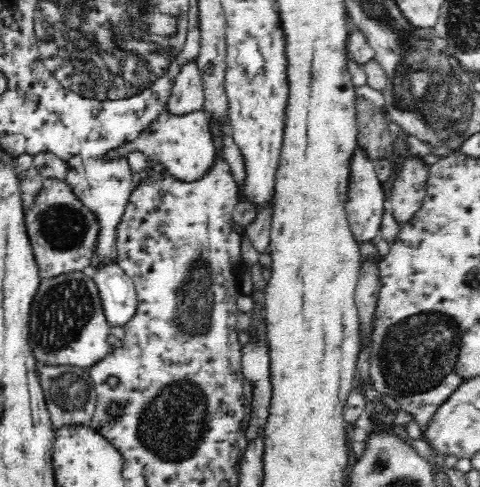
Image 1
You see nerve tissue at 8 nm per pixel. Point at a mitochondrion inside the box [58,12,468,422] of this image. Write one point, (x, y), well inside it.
(415, 356)

